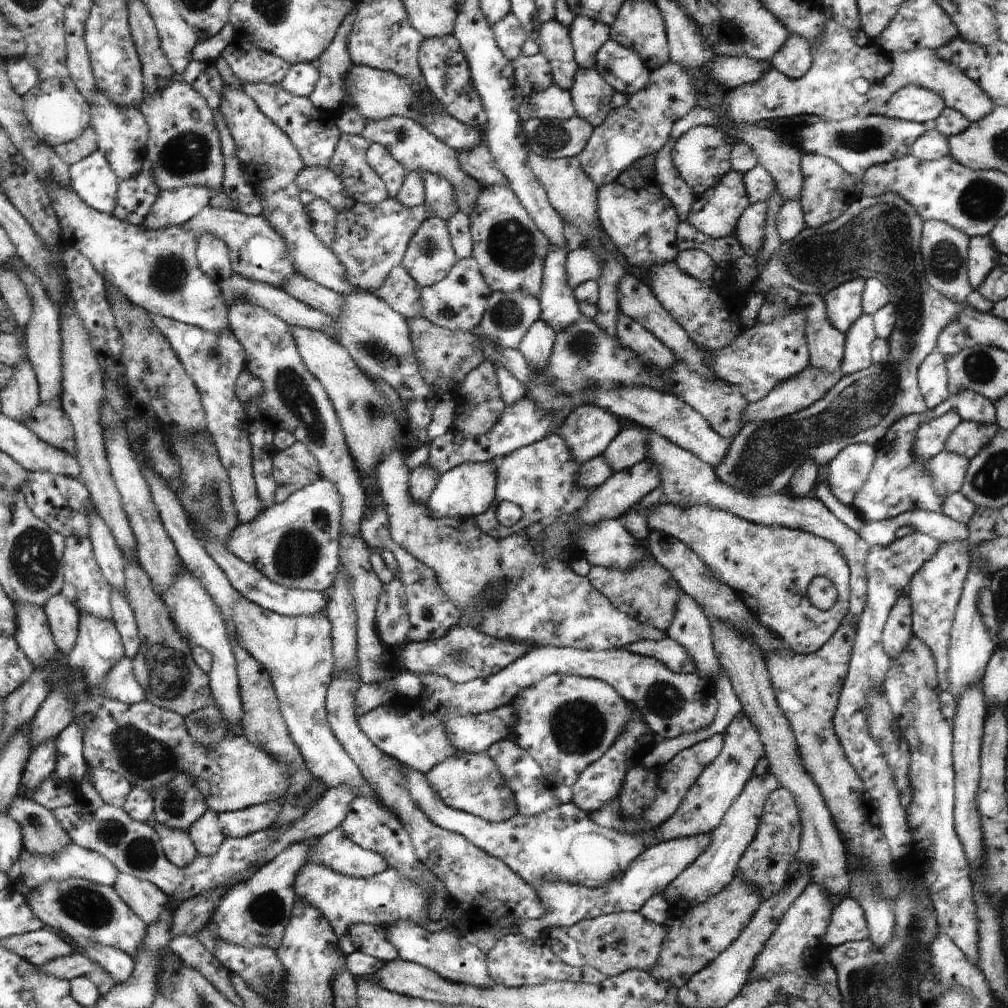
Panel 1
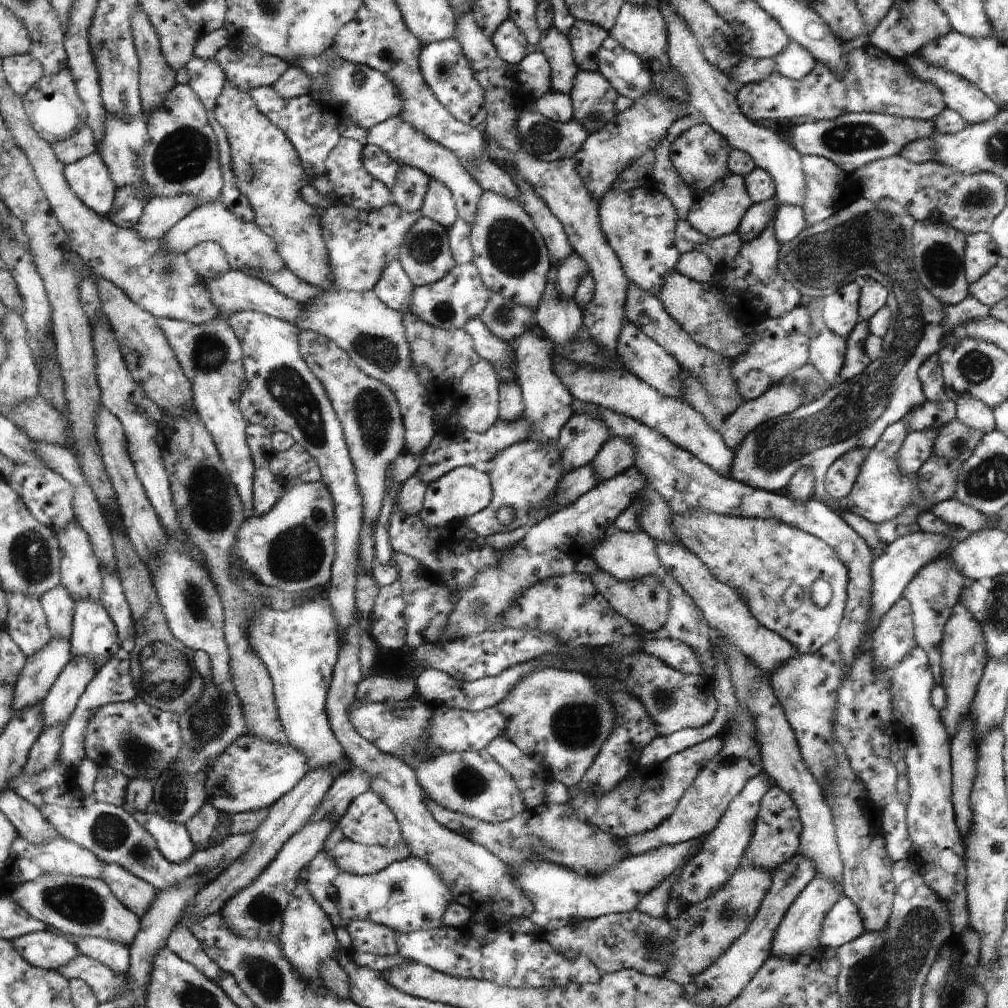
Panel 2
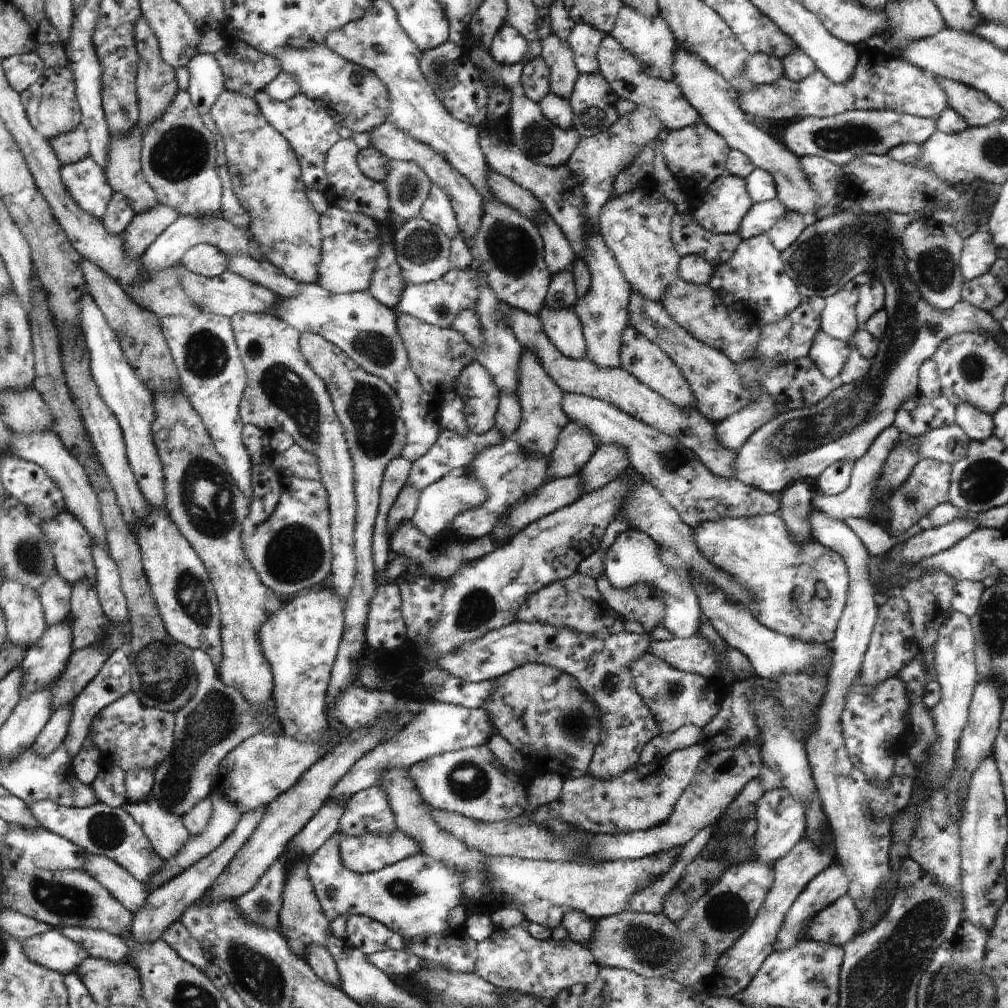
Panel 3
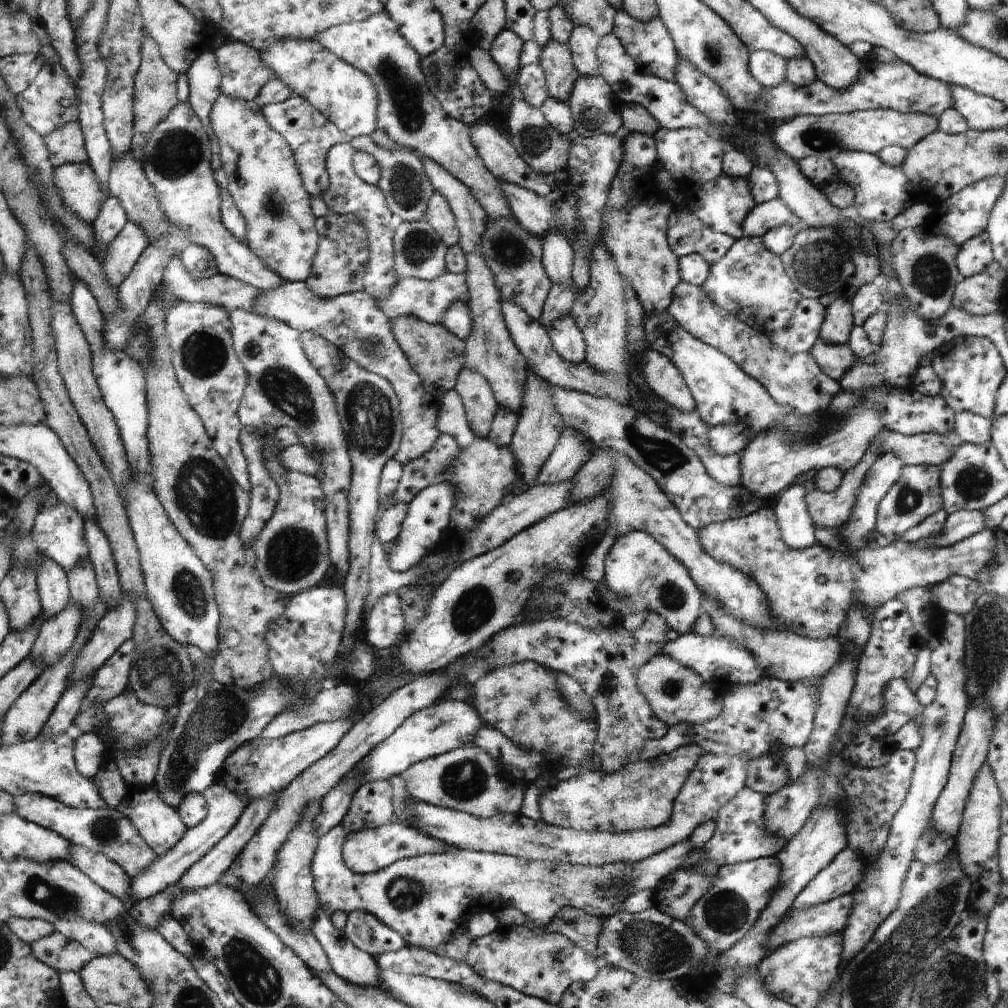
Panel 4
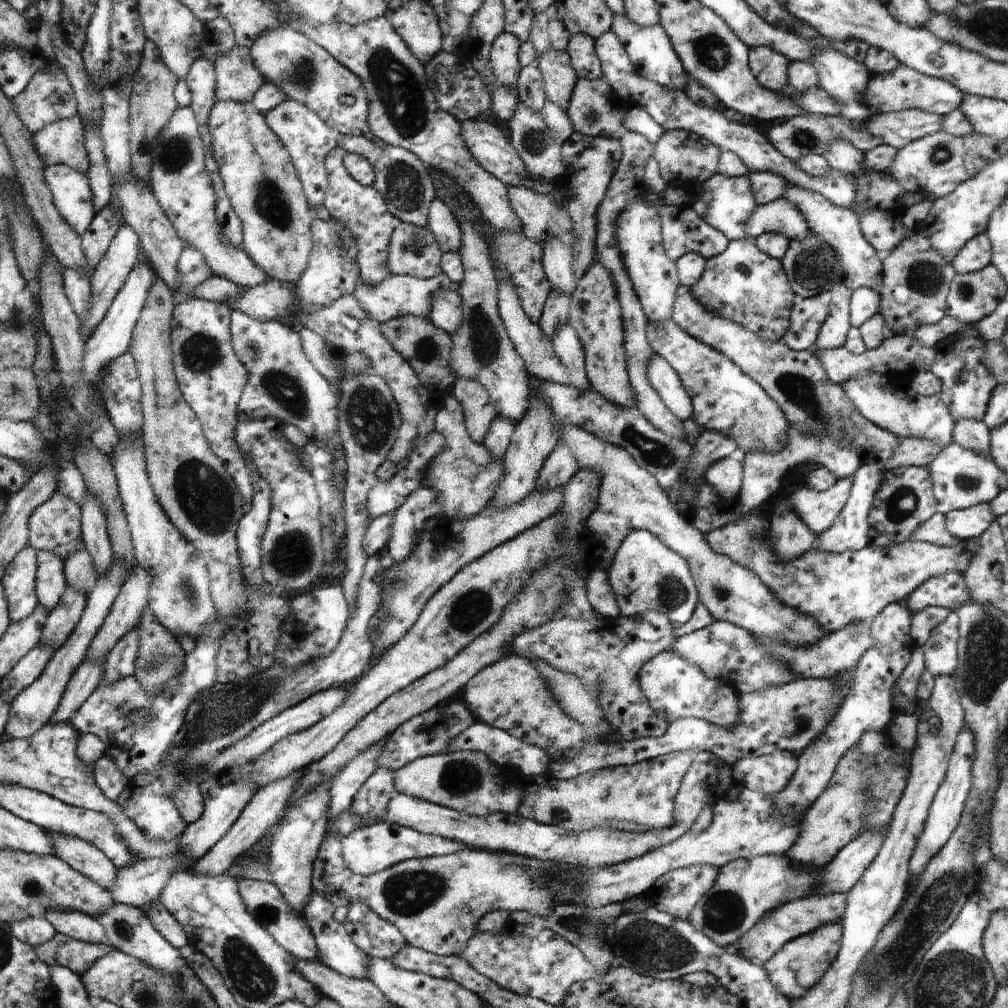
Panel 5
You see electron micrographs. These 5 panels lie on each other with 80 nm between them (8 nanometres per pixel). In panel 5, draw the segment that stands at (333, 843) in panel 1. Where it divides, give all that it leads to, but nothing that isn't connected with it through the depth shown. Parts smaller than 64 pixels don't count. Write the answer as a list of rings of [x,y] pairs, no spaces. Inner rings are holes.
[[[376,820],[371,825],[358,827],[340,839],[346,866],[354,873],[366,876],[384,871],[405,860],[437,857],[466,848],[458,841],[421,833],[416,829],[384,820]]]

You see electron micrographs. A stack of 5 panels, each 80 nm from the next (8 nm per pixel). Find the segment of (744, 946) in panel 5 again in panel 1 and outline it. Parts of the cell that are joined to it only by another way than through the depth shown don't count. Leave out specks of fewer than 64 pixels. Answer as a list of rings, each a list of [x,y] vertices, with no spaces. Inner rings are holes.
[[[846,896],[833,906],[830,922],[823,937],[823,948],[831,949],[849,941],[869,939],[869,930],[858,902]]]

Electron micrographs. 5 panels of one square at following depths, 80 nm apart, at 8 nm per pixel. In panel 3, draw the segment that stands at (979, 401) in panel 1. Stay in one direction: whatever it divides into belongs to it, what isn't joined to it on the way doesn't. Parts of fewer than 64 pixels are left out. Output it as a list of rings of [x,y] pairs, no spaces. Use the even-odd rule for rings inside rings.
[[[968,403],[955,407],[955,423],[964,429],[972,441],[981,441],[993,434],[993,415]]]

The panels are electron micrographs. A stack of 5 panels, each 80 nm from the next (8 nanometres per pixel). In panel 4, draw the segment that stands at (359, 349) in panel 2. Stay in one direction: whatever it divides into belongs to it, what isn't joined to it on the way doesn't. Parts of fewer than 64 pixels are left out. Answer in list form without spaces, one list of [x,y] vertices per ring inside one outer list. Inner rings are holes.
[[[287,281],[277,289],[261,292],[257,298],[257,303],[254,305],[254,313],[262,316],[267,316],[279,321],[285,322],[292,328],[298,329],[300,332],[312,331],[325,337],[336,348],[339,348],[346,356],[349,356],[368,372],[376,373],[378,376],[384,377],[390,381],[397,395],[400,397],[401,421],[404,425],[404,434],[401,438],[400,447],[397,454],[394,455],[401,465],[405,465],[411,460],[423,457],[431,450],[434,443],[440,436],[440,431],[436,428],[438,422],[438,414],[432,406],[432,412],[428,408],[428,402],[433,401],[431,396],[427,396],[427,392],[422,390],[424,382],[421,380],[420,374],[409,363],[405,351],[398,344],[397,337],[393,335],[393,327],[391,319],[386,316],[386,313],[381,309],[378,300],[371,297],[366,291],[356,291],[353,293],[345,293],[335,296],[333,299],[318,296],[313,292],[304,281]]]

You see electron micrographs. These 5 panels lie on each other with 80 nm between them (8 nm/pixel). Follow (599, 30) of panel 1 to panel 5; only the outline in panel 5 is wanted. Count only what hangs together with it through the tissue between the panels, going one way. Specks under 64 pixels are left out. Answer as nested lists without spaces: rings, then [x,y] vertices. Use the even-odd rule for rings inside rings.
[[[586,33],[569,36],[569,46],[565,48],[572,57],[573,67],[579,79],[603,78],[604,70],[596,51],[596,40]]]

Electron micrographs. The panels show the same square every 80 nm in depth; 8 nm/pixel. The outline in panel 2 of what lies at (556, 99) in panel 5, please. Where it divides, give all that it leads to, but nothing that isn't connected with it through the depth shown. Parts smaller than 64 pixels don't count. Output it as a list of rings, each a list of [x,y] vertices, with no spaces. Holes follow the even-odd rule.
[[[552,26],[543,32],[538,48],[551,66],[552,90],[569,95],[580,72],[569,37]]]

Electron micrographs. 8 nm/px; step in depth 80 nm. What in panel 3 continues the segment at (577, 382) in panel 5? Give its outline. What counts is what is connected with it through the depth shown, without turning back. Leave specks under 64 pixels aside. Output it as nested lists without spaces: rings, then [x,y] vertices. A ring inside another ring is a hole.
[[[544,306],[539,317],[546,336],[562,354],[573,359],[582,359],[588,354],[582,320],[574,306],[559,309]]]

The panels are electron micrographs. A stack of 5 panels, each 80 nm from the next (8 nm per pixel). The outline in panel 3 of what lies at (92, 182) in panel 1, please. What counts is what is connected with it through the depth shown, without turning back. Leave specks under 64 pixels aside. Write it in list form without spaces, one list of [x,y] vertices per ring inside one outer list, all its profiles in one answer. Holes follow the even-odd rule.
[[[92,158],[63,165],[62,180],[71,197],[87,212],[100,218],[115,193],[105,170]]]

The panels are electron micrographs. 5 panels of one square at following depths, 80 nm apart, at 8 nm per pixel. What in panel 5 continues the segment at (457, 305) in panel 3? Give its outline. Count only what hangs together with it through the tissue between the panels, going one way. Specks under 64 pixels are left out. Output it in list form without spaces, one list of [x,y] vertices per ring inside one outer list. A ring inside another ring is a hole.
[[[446,273],[436,275],[431,279],[422,279],[420,277],[408,275],[391,274],[388,279],[377,286],[366,284],[361,278],[358,281],[358,288],[352,293],[361,302],[361,305],[370,312],[370,316],[383,323],[384,321],[414,315],[417,317],[427,317],[431,314],[435,295],[441,291],[458,292],[460,284],[456,284]]]

